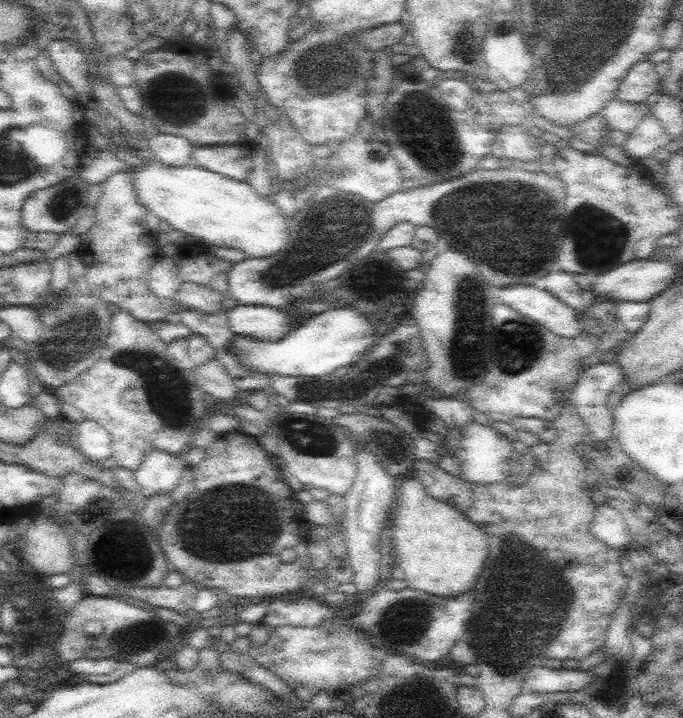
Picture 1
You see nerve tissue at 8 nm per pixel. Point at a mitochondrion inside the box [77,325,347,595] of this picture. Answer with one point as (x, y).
(231, 525)

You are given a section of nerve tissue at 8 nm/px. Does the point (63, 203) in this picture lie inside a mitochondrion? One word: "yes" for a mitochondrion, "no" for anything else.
yes

